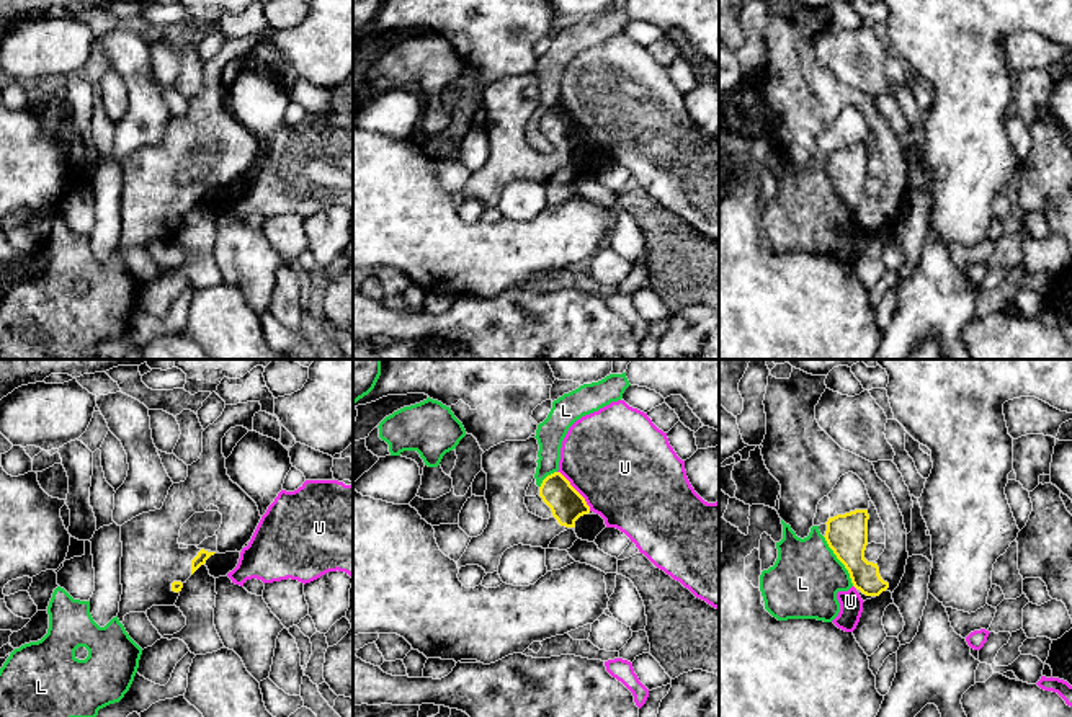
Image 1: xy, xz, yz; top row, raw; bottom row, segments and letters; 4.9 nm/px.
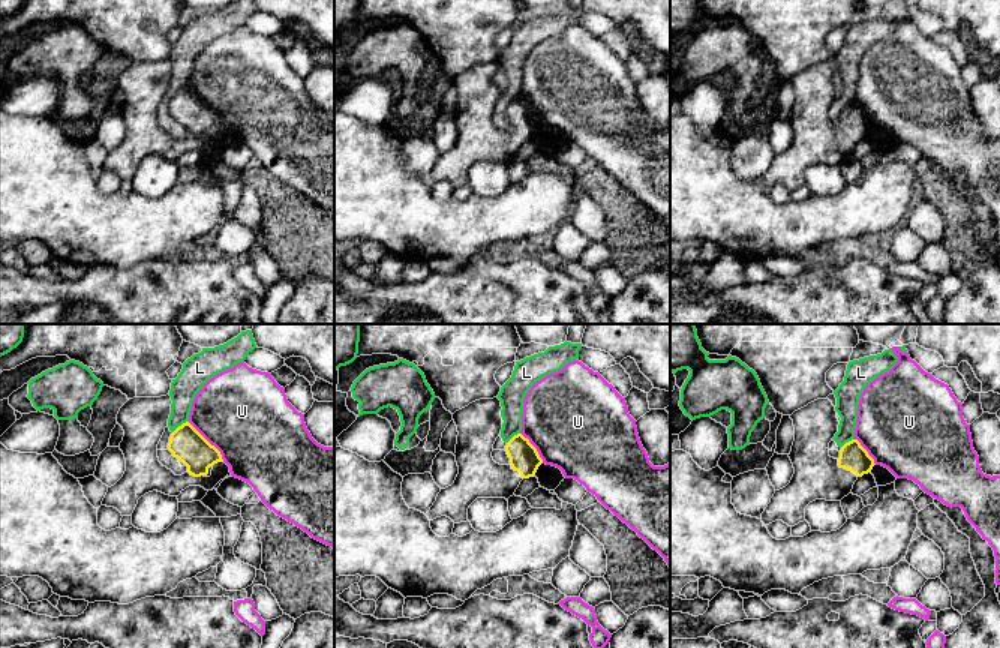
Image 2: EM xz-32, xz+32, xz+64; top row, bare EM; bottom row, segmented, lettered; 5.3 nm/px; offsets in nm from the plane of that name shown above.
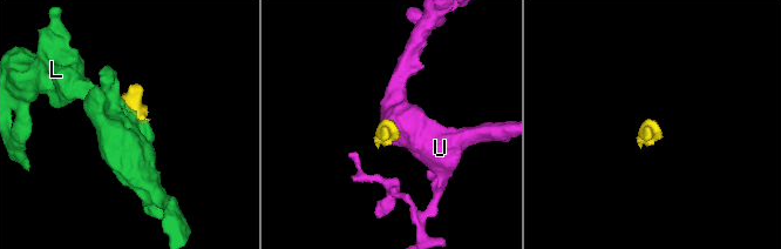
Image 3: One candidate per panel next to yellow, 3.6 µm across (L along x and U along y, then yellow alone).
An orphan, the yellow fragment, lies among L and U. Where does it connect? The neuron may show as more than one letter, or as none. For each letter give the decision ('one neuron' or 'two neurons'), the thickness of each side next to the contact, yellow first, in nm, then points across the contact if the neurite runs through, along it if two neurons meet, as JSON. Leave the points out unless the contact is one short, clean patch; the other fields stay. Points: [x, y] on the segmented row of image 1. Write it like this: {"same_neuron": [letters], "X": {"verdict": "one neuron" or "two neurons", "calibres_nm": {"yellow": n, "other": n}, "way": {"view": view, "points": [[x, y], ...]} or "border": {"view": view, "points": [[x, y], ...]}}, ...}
{"same_neuron": [], "L": {"verdict": "two neurons", "calibres_nm": {"yellow": 200, "other": 340}, "border": {"view": "yz", "points": [[822, 536], [853, 585]]}}, "U": {"verdict": "two neurons", "calibres_nm": {"yellow": 170, "other": 500}, "border": {"view": "xz", "points": [[558, 471], [590, 510]]}}}

